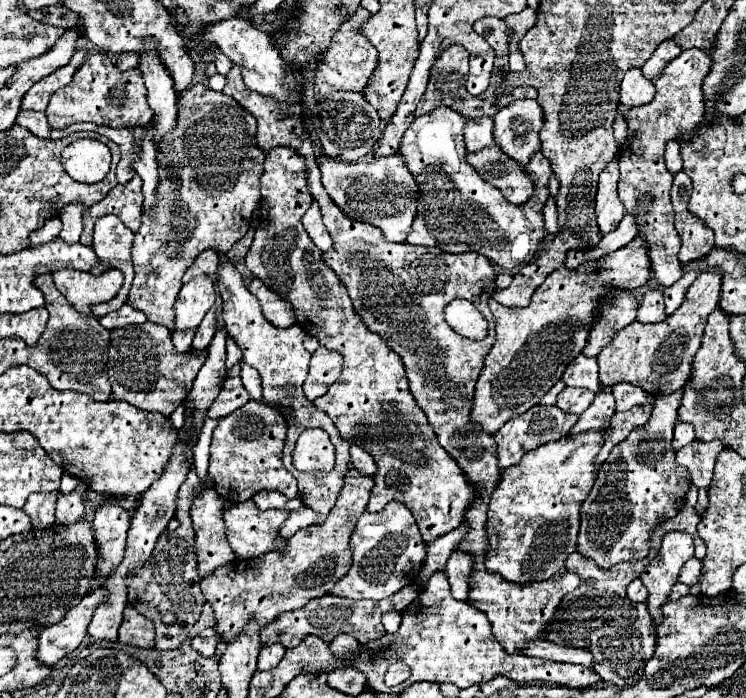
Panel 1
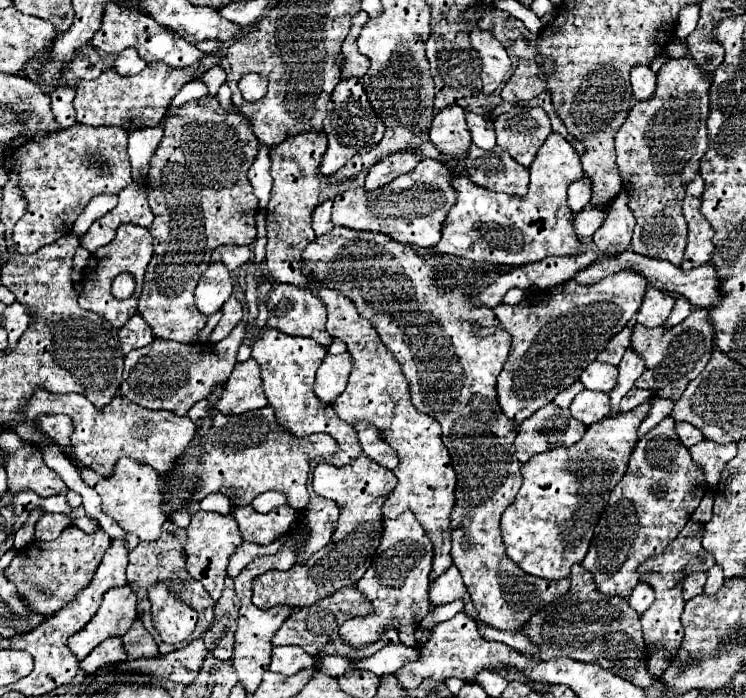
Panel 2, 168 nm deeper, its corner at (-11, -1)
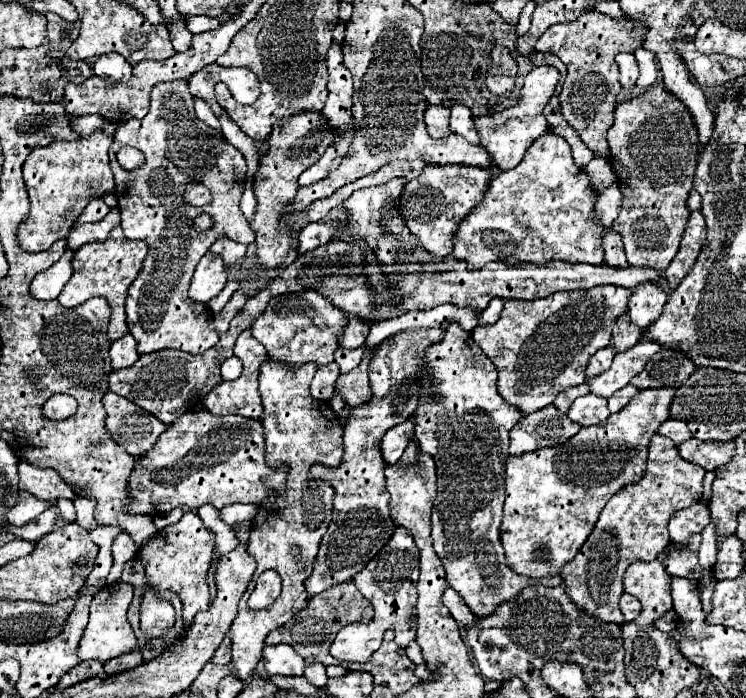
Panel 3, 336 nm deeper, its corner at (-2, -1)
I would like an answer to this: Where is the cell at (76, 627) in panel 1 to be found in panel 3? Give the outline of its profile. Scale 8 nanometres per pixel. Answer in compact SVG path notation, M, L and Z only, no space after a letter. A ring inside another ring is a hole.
M120 582L118 590L108 586L94 596L94 600L90 604L90 620L88 620L88 626L84 630L84 636L82 636L80 648L78 648L80 660L98 660L104 664L104 662L118 658L122 654L140 650L136 634L126 620L126 610L132 602L132 596L134 596L134 588L126 582Z

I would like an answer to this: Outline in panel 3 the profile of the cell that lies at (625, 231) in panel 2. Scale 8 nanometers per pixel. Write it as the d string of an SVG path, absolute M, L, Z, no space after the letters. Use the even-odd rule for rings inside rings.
M606 230L602 236L602 246L604 246L604 258L608 266L614 268L626 268L626 254L622 248L622 240L614 234L614 230Z

